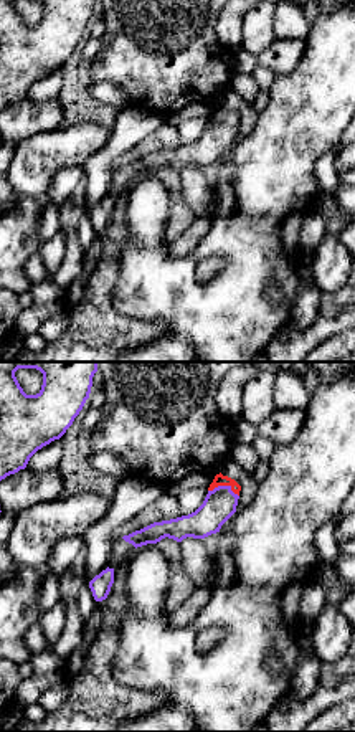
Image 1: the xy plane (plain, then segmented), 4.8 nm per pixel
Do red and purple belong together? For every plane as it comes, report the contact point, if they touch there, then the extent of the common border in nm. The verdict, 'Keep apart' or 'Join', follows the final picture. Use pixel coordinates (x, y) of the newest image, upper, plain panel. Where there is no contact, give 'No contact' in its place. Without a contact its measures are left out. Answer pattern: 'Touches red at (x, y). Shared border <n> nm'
Touches red at (223, 114). Shared border 160 nm

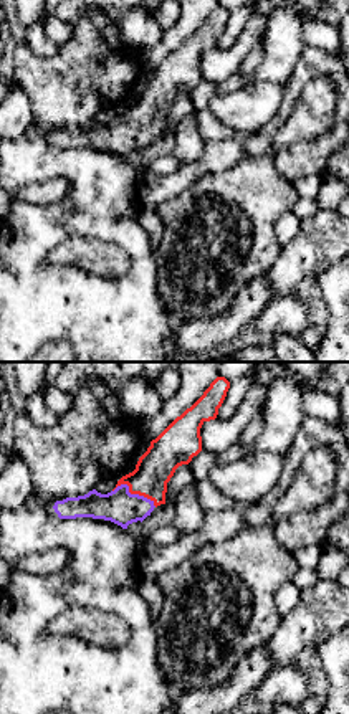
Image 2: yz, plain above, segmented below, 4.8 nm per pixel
Touches red at (133, 123). Shared border 240 nm

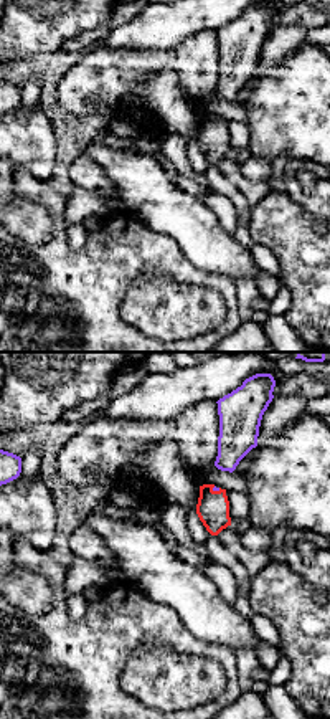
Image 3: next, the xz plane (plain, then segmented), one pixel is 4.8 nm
Touches red at (215, 121). Shared border 50 nm

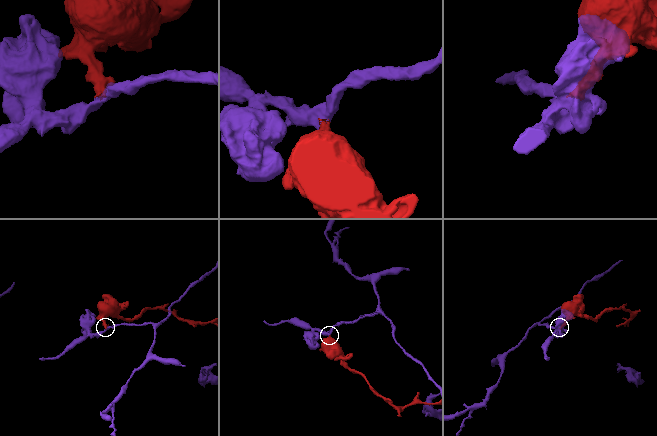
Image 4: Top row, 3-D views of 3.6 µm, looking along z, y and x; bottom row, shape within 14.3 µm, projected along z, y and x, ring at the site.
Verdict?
Join

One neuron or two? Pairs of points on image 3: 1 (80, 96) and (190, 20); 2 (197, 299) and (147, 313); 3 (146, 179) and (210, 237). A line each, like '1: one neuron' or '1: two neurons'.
1: two neurons
2: one neuron
3: one neuron

